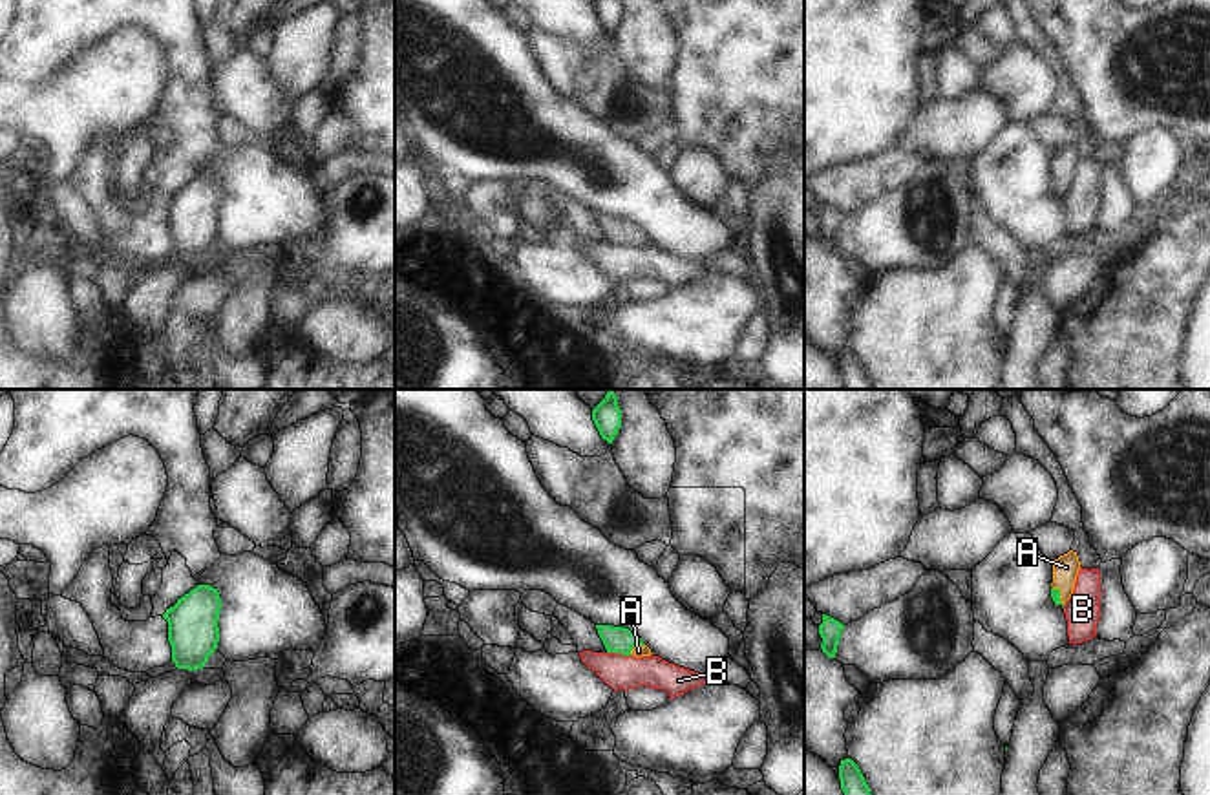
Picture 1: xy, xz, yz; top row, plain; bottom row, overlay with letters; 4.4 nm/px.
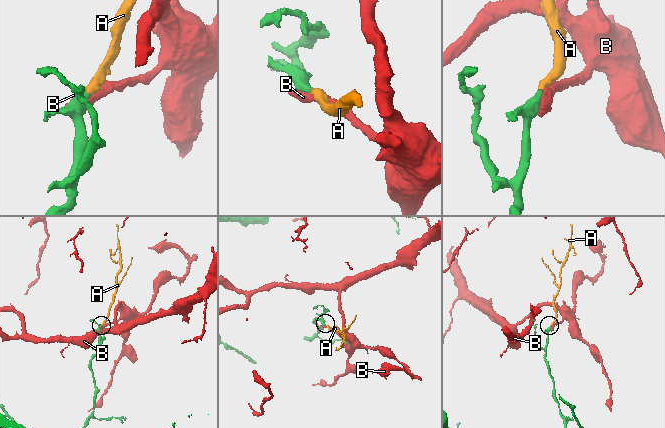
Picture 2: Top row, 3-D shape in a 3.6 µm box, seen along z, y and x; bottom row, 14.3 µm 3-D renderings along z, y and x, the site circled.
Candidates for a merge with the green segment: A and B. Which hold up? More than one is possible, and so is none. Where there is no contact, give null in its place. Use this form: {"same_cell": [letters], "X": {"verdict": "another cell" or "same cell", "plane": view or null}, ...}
{"same_cell": ["A"], "A": {"verdict": "same cell", "plane": "xz"}, "B": {"verdict": "another cell", "plane": "xz"}}

